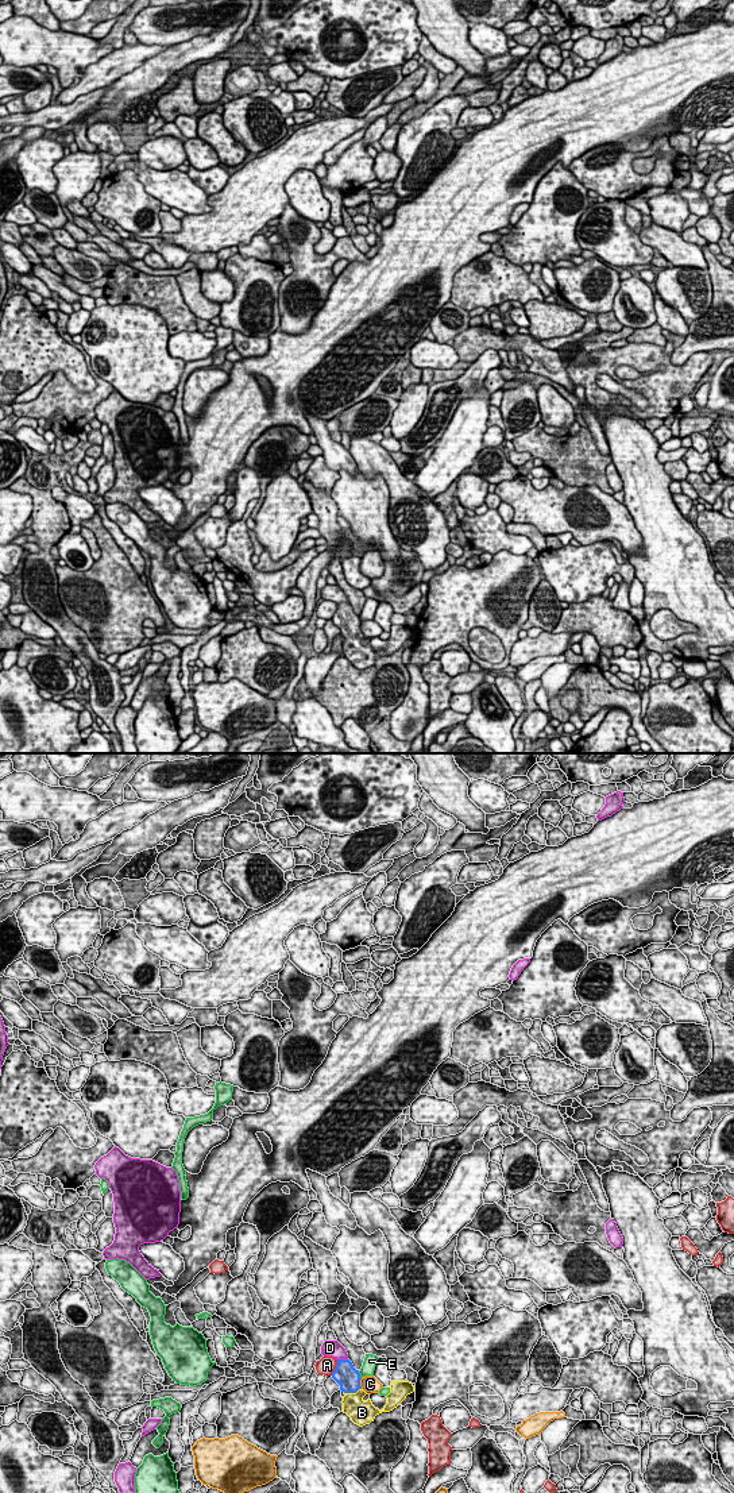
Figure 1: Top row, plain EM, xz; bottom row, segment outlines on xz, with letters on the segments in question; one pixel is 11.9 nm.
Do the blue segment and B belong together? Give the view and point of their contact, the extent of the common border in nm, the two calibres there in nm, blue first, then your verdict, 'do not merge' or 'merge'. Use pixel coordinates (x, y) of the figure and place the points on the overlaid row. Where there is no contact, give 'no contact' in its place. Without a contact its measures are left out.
meets blue in xz at (352, 1392); contact 220 nm long; 280 nm thick on the blue side, 280 nm on the other; merge

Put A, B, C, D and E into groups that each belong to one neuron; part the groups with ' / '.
A / B / C / D / E

